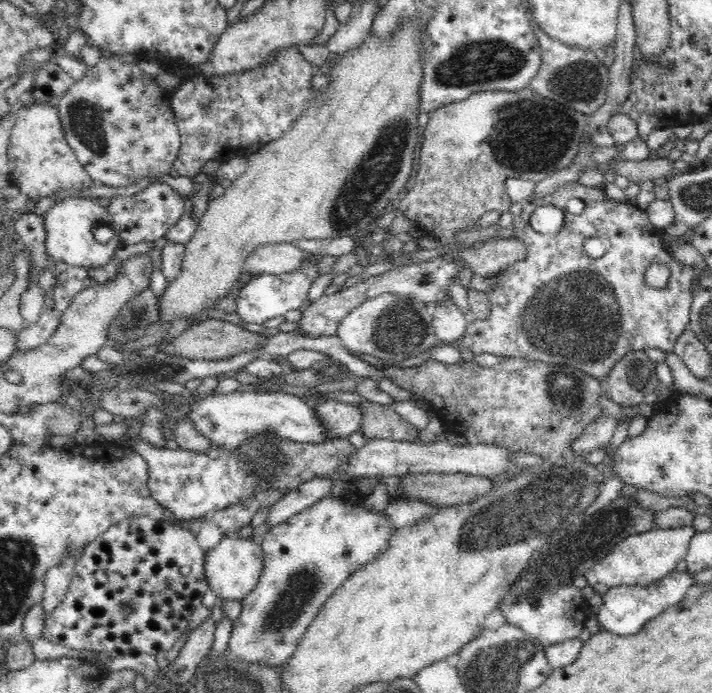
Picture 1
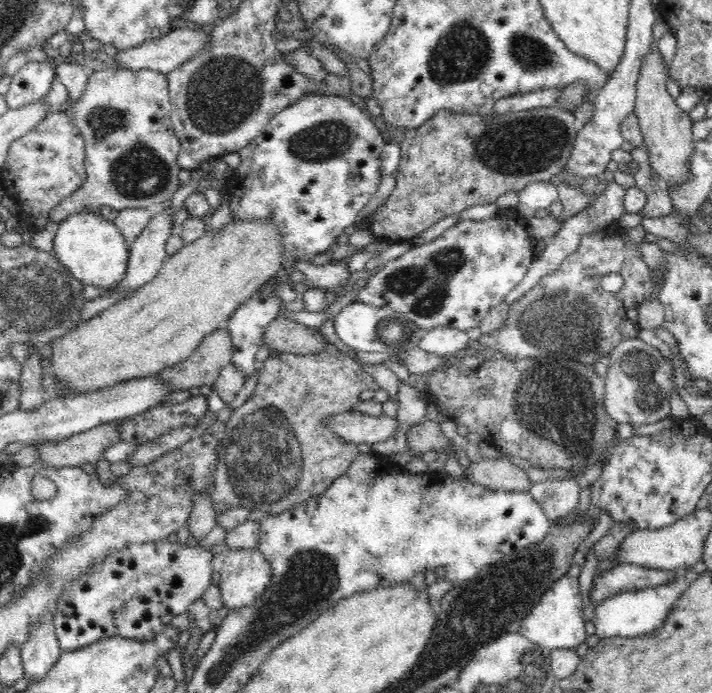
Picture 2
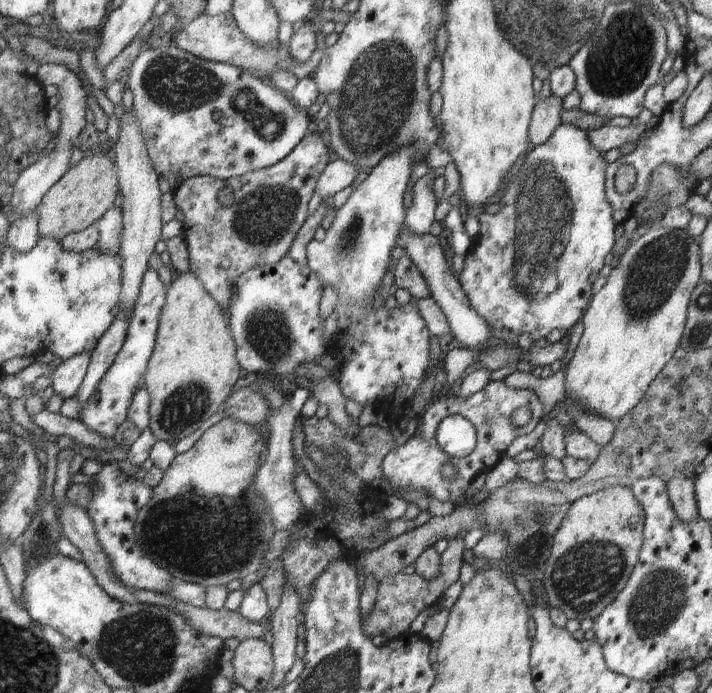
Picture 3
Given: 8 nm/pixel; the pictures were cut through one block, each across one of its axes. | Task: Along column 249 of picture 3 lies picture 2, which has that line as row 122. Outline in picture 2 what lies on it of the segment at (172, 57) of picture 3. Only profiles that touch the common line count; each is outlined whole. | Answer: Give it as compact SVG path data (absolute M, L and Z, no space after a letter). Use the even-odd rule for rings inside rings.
M122 68L90 72L79 101L68 102L65 107L85 141L86 180L76 192L51 210L50 224L58 226L69 216L88 210L88 206L110 206L118 211L123 208L147 208L154 212L165 200L171 200L180 186L178 173L181 168L177 158L181 143L172 127L170 112L173 104L169 94L167 75L161 72Z

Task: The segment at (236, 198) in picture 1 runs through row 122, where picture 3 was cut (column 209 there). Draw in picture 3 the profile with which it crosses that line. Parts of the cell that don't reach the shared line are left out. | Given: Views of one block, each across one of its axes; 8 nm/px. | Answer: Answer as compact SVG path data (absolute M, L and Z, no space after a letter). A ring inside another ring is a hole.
M192 272L174 273L172 284L166 288L166 304L159 316L156 344L145 372L144 389L150 397L149 427L157 440L169 443L182 440L196 432L212 414L219 412L232 394L240 378L235 342L224 315L226 312L208 294L201 280Z

